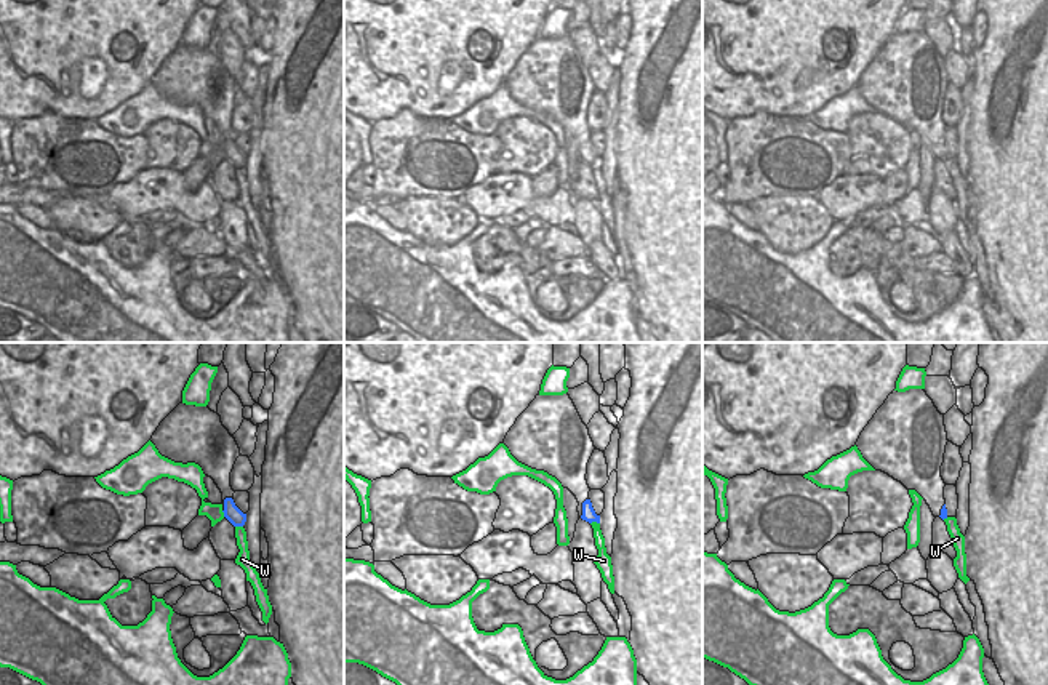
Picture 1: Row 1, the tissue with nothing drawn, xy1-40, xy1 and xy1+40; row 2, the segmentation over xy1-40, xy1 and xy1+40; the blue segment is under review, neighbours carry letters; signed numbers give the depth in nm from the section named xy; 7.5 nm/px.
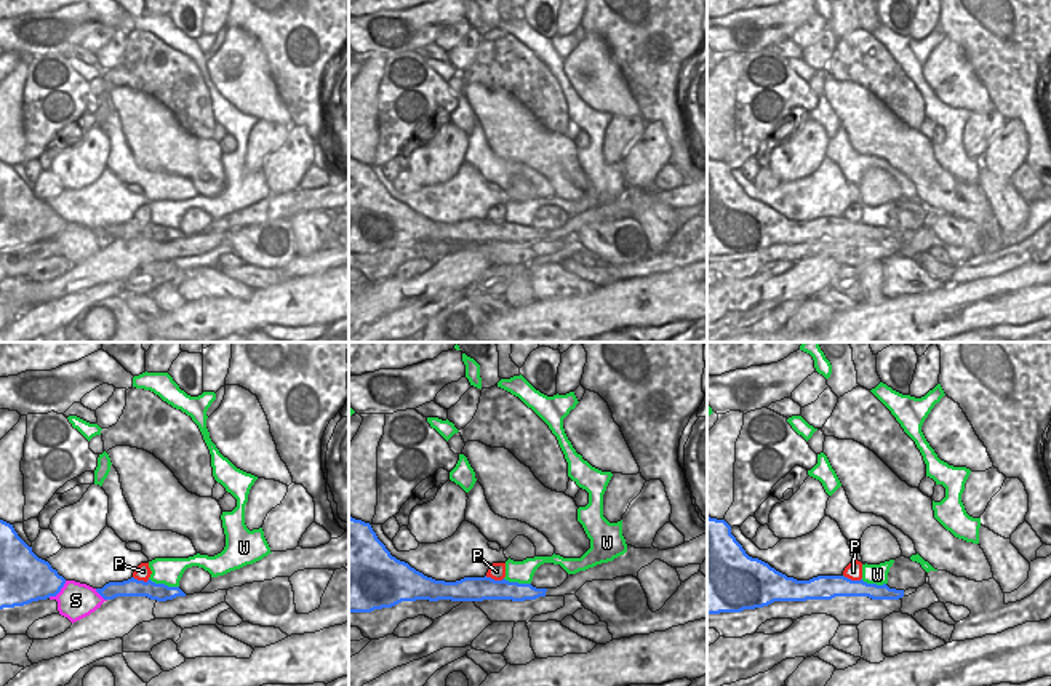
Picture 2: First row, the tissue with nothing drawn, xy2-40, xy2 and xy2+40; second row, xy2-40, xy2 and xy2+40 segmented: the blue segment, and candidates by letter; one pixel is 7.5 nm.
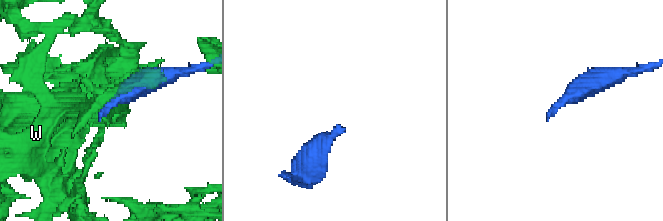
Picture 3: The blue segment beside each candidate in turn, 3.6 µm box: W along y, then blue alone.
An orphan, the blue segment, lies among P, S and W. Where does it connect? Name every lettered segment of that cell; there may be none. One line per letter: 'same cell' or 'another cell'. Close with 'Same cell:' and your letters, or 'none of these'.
P: another cell
S: another cell
W: another cell
Same cell: none of these

